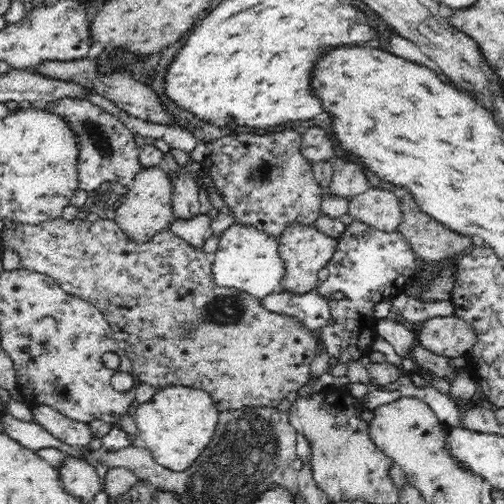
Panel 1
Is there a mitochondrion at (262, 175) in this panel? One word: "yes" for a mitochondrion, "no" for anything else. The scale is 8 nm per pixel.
yes

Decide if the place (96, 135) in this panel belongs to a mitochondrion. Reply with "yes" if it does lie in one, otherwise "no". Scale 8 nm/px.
yes

